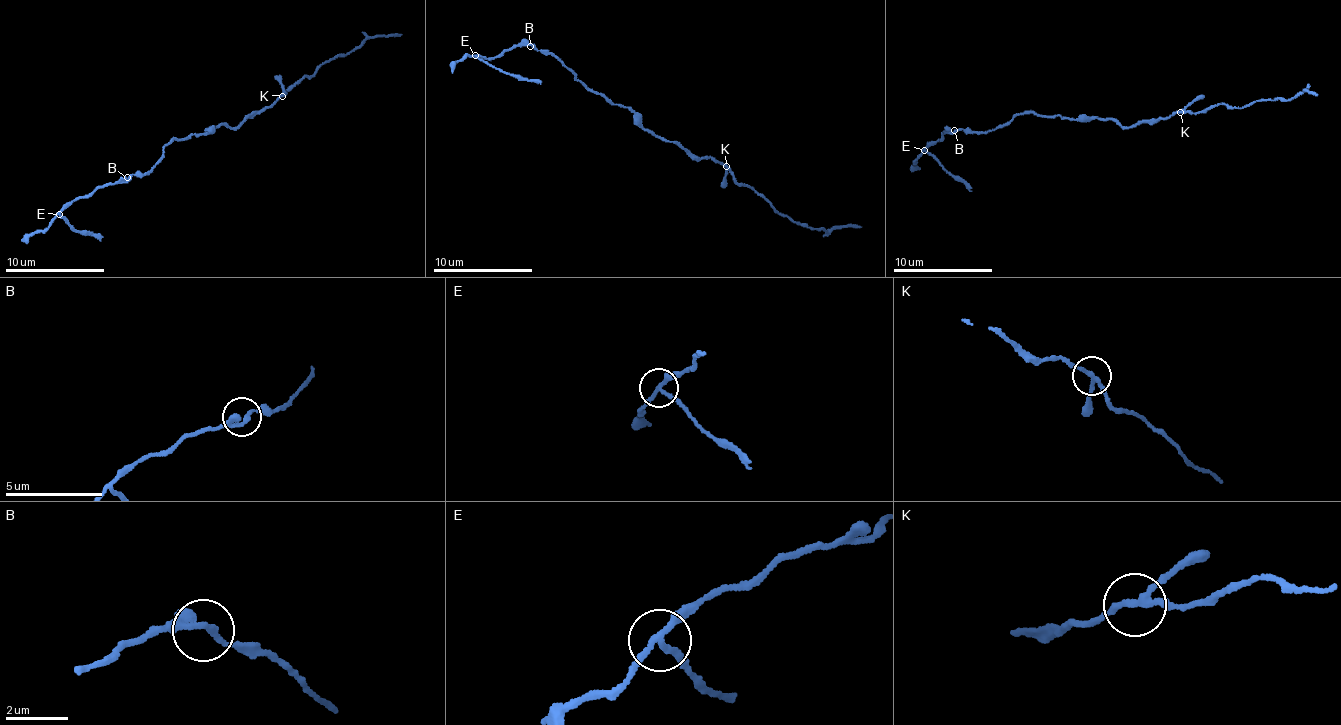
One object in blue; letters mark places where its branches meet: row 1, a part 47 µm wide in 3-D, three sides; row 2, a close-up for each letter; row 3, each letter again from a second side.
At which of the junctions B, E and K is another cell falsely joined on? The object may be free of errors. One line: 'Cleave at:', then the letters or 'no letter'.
Cleave at: E

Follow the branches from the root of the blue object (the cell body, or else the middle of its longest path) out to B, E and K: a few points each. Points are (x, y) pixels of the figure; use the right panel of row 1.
B: (1091, 117), (1076, 119), (1021, 112), (1007, 123), (986, 131), (954, 130)
E: (1091, 117), (1021, 112), (986, 131), (943, 131), (943, 138), (924, 150)
K: (1091, 117), (1113, 119), (1132, 127), (1143, 121), (1164, 120), (1179, 112)

